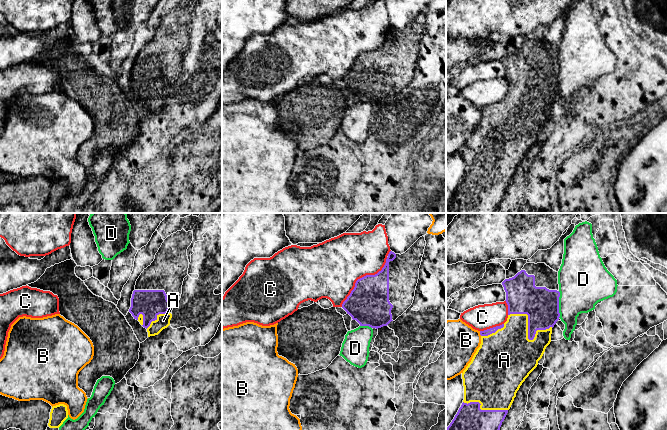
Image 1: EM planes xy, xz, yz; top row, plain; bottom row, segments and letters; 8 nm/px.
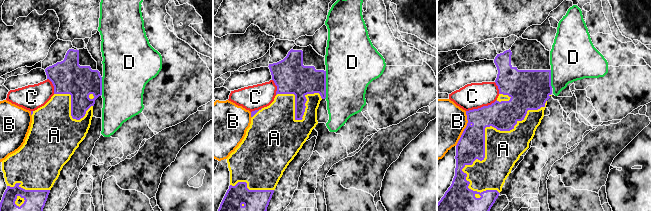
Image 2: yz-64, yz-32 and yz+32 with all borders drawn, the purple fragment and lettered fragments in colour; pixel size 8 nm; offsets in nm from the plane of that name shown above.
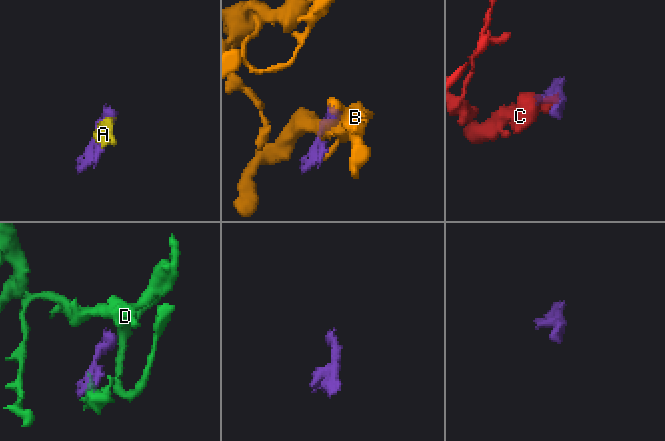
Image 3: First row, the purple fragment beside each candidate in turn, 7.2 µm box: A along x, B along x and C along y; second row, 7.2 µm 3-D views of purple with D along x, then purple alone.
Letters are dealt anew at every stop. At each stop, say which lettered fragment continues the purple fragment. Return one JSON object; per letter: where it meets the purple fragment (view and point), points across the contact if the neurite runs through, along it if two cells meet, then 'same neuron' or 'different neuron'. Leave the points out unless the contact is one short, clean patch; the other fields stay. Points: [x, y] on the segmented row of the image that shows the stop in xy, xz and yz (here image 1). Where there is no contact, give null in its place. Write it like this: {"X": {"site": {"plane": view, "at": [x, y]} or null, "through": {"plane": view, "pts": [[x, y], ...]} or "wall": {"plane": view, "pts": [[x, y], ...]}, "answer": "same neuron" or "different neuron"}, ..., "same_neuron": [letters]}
{"A": {"site": {"plane": "yz", "at": [528, 331]}, "answer": "same neuron"}, "B": {"site": {"plane": "yz", "at": [480, 333]}, "answer": "different neuron"}, "C": {"site": {"plane": "xz", "at": [362, 277]}, "answer": "different neuron"}, "D": {"site": {"plane": "yz", "at": [558, 304]}, "answer": "different neuron"}, "same_neuron": ["A"]}

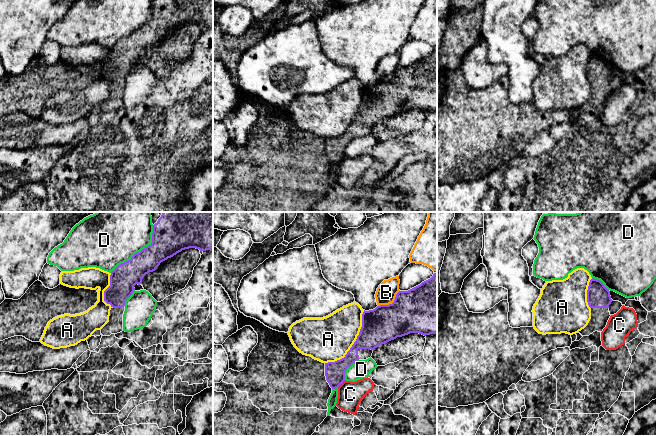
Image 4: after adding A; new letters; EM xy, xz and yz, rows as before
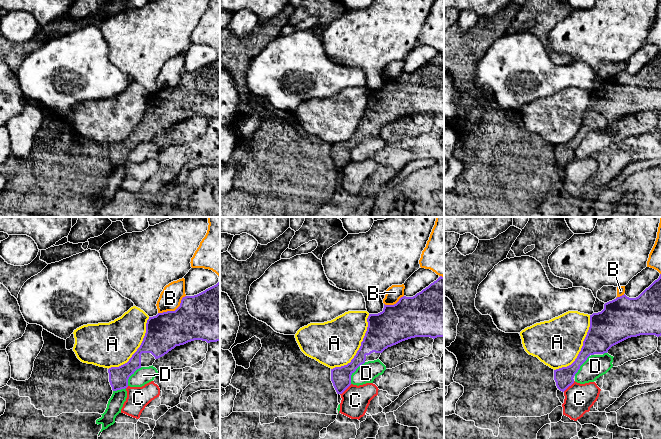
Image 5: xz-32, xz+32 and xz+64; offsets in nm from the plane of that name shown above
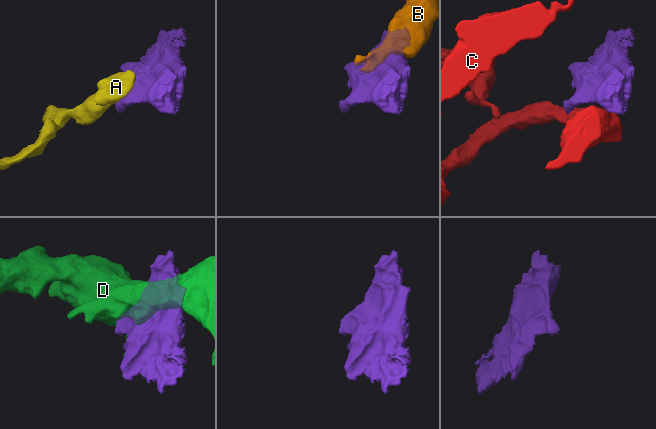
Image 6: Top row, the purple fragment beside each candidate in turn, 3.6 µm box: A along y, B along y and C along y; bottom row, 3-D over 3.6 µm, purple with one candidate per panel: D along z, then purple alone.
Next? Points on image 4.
{"A": {"site": {"plane": "xz", "at": [354, 343]}, "answer": "different neuron"}, "B": {"site": {"plane": "xz", "at": [392, 303]}, "answer": "different neuron"}, "C": {"site": {"plane": "xz", "at": [341, 383]}, "wall": {"plane": "xz", "pts": [[345, 380], [337, 387]]}, "answer": "different neuron"}, "D": {"site": {"plane": "xy", "at": [140, 251]}, "answer": "different neuron"}, "same_neuron": []}

